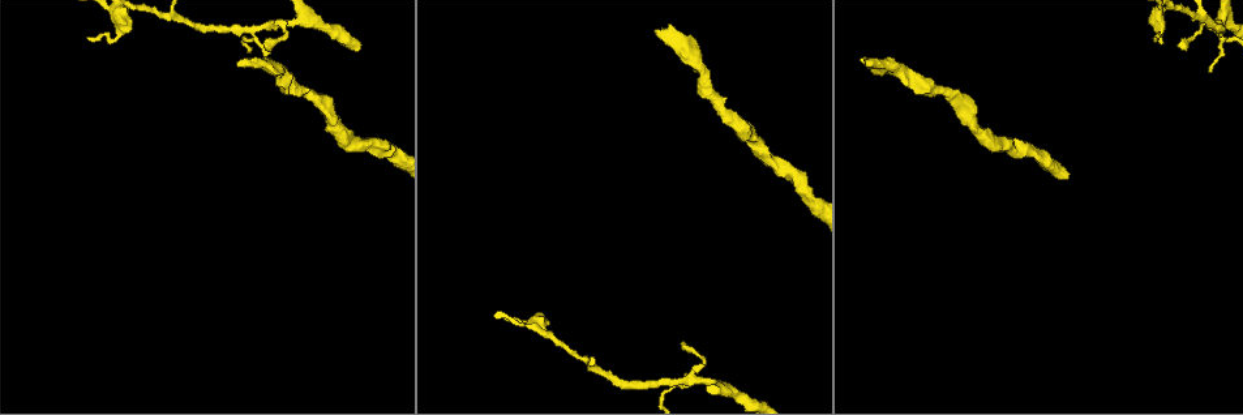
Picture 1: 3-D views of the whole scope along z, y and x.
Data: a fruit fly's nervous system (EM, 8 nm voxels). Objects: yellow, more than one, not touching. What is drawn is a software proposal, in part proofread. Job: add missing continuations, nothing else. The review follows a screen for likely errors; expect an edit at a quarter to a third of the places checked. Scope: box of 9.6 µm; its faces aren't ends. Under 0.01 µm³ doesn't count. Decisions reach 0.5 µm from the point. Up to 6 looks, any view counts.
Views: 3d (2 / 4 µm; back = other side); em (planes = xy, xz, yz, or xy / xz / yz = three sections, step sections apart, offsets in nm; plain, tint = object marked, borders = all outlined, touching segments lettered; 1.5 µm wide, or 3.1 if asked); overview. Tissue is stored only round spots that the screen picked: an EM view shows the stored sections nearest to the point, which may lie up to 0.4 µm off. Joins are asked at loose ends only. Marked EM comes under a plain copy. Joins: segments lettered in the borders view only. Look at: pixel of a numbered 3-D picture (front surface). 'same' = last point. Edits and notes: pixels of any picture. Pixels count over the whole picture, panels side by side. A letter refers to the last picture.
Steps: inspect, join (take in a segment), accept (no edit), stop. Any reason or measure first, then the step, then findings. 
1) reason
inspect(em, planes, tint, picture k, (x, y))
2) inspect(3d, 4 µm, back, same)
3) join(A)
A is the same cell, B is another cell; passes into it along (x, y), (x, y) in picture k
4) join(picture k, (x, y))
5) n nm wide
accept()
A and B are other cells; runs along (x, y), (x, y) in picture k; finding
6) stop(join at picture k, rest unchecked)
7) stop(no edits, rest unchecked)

thin end
inspect(em, xy, step 8, borders, picture 1, (1154, 37))

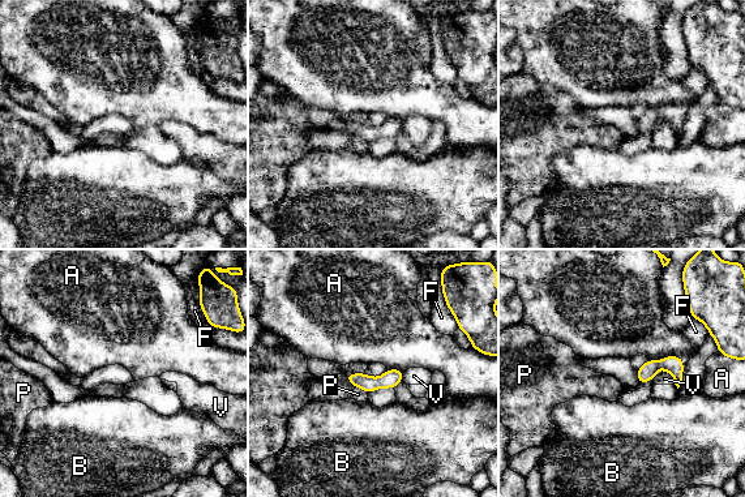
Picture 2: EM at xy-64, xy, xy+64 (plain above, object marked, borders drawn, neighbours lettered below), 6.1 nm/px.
inspect(em, planes, borders, same)

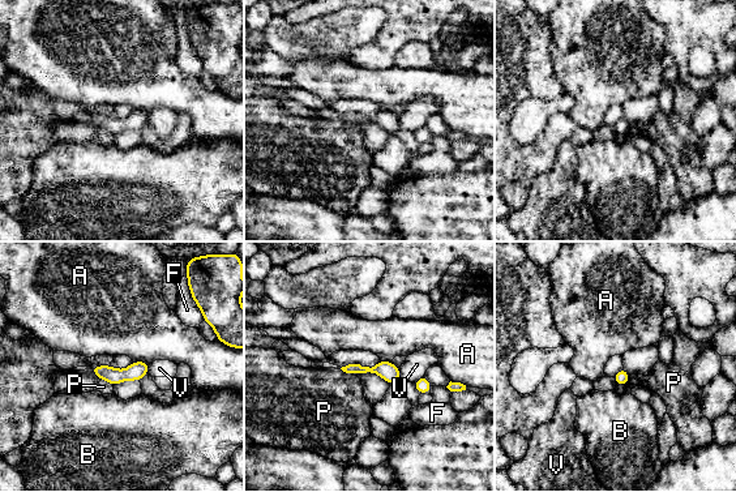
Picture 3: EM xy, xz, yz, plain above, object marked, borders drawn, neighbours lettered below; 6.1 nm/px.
accept()
A, B, F, P and V are other cells; border along (133, 360), (145, 360), (149, 364) in picture 3; none of them fits

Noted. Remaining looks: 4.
thin end
inspect(3d, 2 µm, picture 1, (1210, 71))

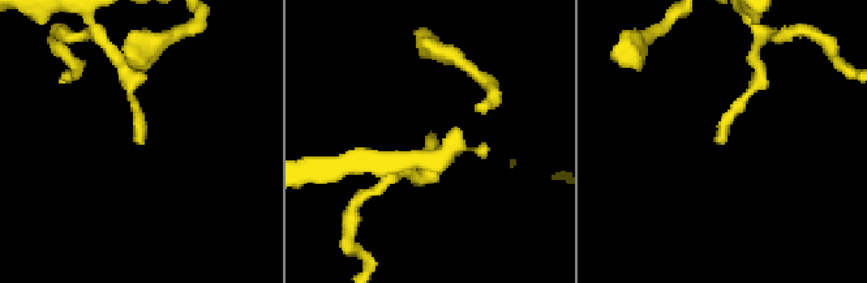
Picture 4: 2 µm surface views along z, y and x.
now the EM
inspect(em, yz, step 8, tint, picture 4, (141, 143))

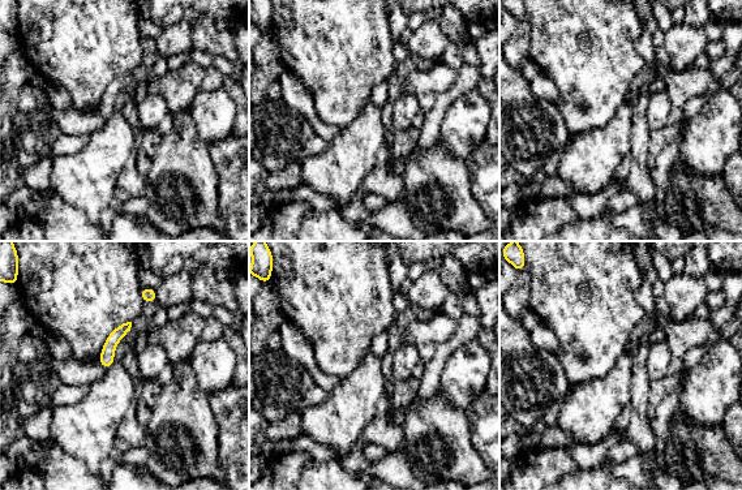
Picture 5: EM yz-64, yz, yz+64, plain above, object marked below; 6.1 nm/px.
inspect(em, planes, borders, same)

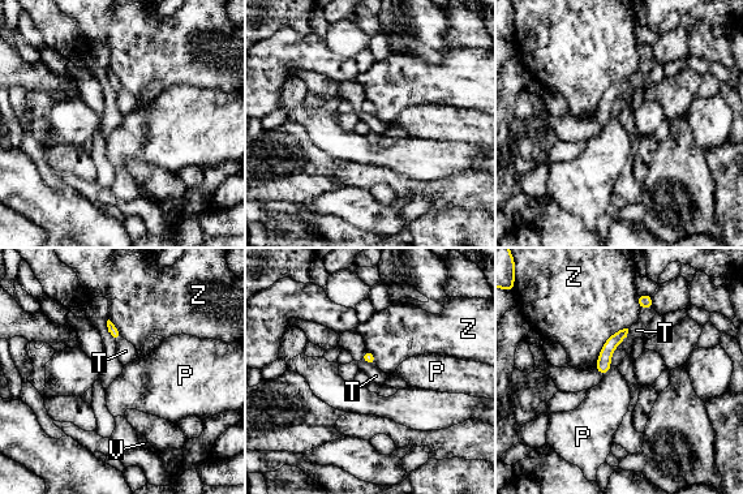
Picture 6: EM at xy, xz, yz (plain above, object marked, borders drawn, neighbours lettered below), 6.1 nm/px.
70 nm wide
accept()
P, T, V and Z are other cells; runs along (623, 333), (608, 348), (602, 370) in picture 6; no lettered segment goes on from it

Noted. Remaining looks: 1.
stop(no edits, rest unchecked)

